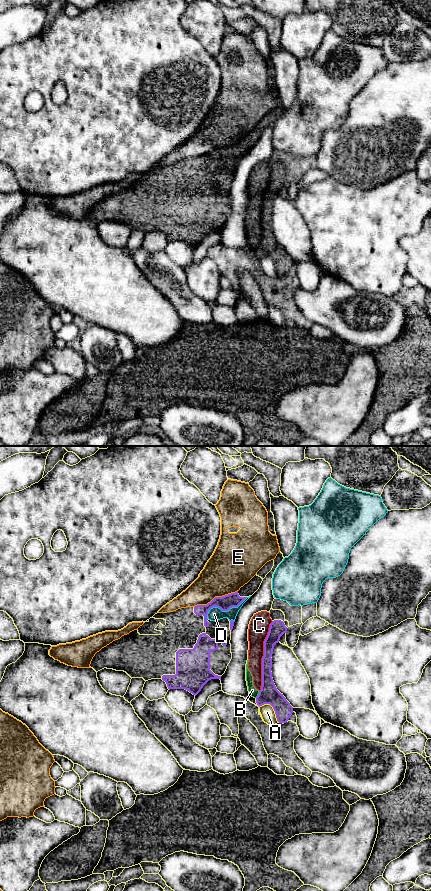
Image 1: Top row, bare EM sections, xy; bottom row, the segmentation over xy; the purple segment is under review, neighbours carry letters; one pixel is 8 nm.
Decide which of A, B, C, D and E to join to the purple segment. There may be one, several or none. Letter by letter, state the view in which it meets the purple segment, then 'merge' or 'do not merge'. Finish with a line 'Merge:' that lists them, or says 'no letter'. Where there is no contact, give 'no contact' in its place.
A: xy | do not merge
B: xy | do not merge
C: xy | do not merge
D: xy | do not merge
E: xy | do not merge
Merge: no letter

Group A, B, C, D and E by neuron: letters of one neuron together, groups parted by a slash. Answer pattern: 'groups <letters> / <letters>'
groups A / B C / D / E

